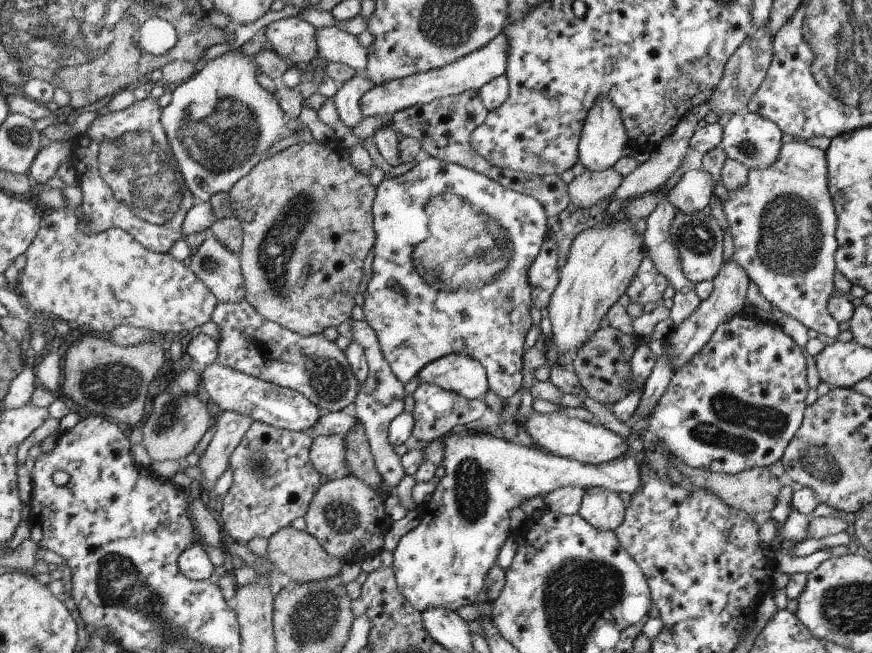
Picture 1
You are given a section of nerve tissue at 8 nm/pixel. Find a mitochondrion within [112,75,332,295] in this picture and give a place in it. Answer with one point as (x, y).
(219, 134)

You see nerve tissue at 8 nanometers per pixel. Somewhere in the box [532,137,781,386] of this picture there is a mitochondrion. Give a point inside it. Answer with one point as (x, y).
(697, 236)

